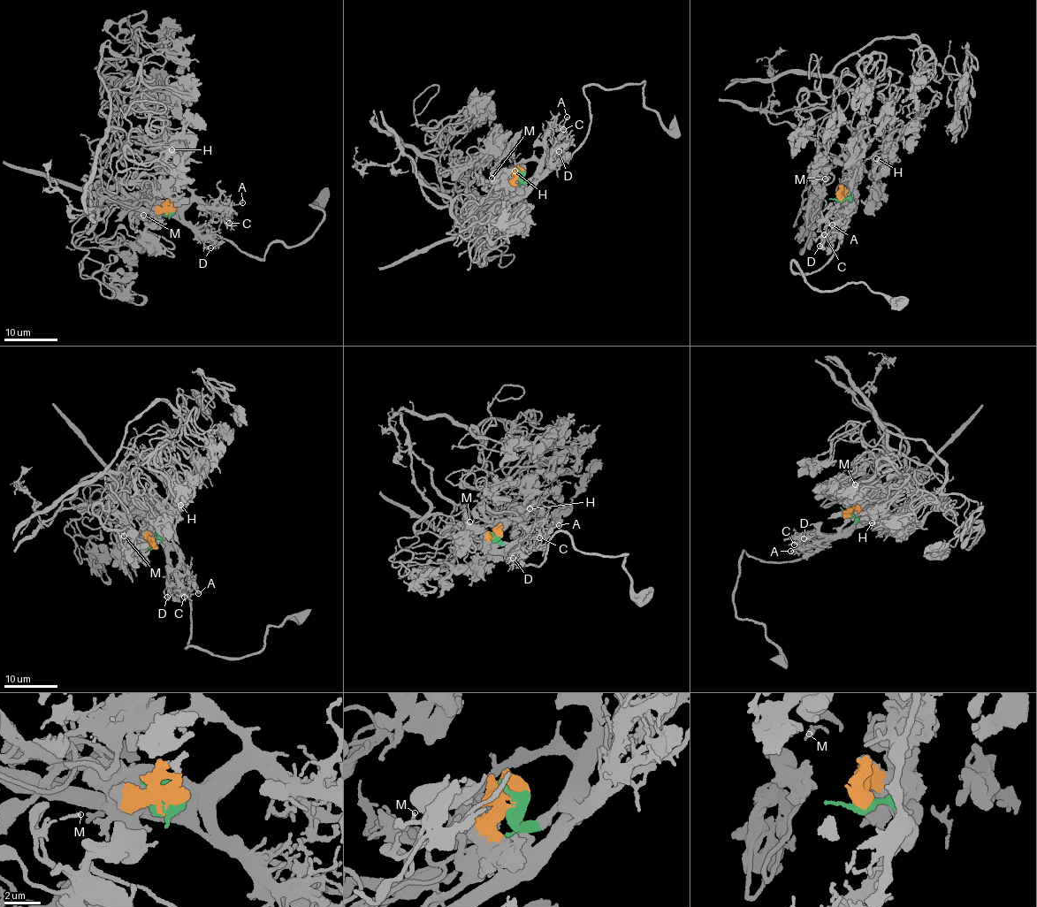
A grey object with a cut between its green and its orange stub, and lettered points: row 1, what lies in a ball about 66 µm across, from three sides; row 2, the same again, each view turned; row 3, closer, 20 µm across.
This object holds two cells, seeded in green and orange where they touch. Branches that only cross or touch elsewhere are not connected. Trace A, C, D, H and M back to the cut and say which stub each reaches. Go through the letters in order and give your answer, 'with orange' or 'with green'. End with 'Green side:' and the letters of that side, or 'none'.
A: with green
C: with green
D: with green
H: with orange
M: with orange
Green side: A, C, D

